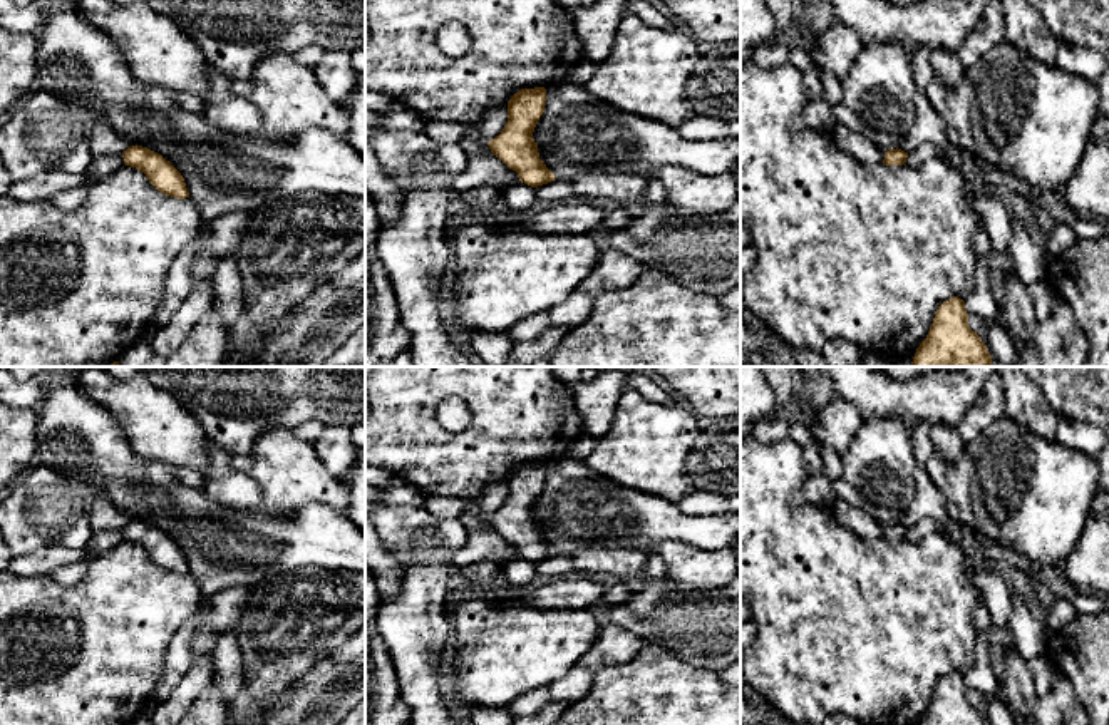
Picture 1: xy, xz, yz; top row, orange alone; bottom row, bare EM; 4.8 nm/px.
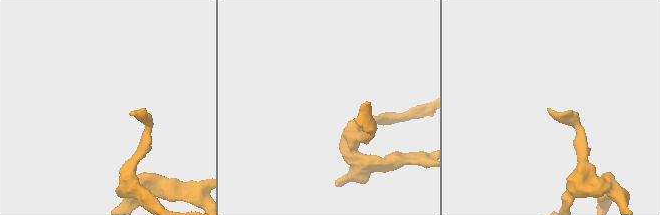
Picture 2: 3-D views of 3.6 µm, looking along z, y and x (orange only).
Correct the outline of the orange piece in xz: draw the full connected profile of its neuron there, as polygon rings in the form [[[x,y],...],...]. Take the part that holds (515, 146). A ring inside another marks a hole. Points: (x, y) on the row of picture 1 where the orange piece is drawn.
[[[521,89],[508,102],[508,122],[499,136],[487,142],[491,152],[509,169],[516,171],[519,181],[538,188],[556,179],[539,159],[538,144],[533,139],[534,127],[544,112],[546,89]]]

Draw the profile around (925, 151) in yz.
[[[923,142],[918,147],[915,147],[913,151],[908,152],[905,164],[911,166],[911,167],[918,167],[925,161],[938,156],[940,152],[941,152],[941,149],[938,146],[935,146],[933,142]]]

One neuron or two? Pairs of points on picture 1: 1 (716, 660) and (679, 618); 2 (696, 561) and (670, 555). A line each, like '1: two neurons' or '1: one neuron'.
1: one neuron
2: one neuron

